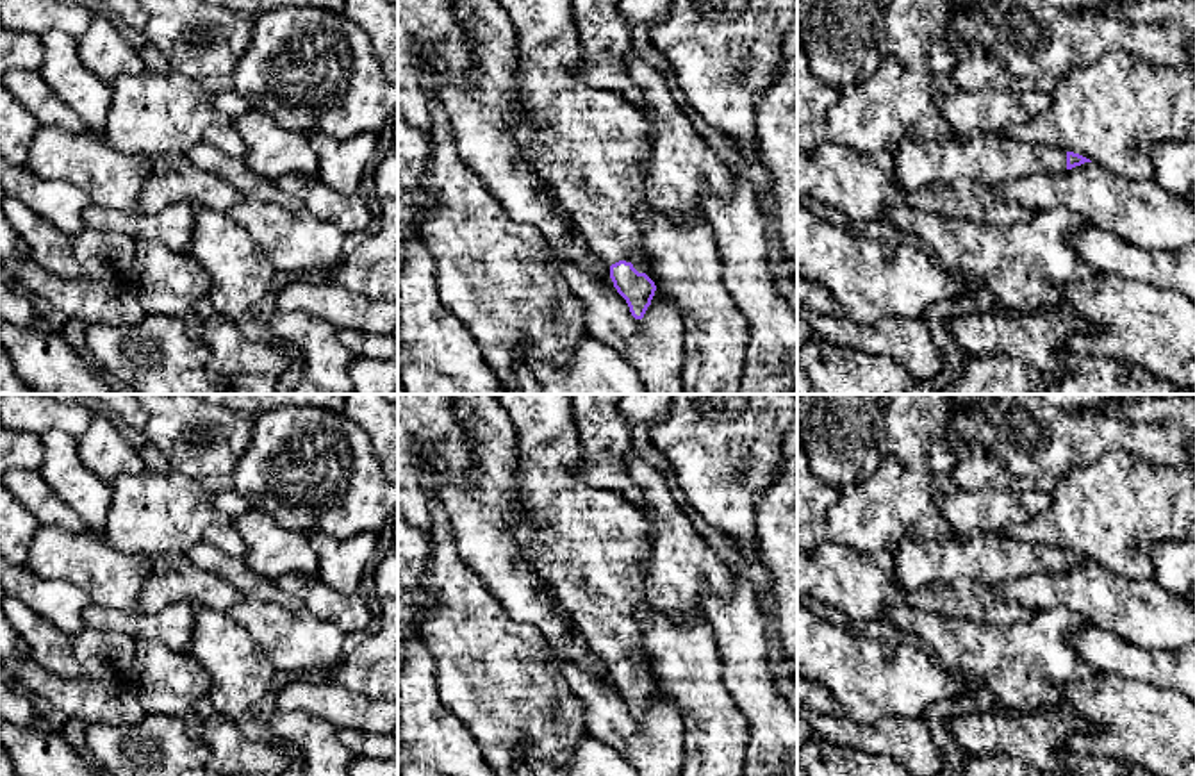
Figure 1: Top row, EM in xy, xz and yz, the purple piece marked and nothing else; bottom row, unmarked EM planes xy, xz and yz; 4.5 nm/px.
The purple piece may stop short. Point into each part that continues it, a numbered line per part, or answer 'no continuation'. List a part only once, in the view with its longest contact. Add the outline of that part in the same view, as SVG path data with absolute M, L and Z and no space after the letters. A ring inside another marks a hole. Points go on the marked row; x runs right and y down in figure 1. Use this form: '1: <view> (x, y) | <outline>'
1: xz (589, 145) | M498 0L515 29L519 50L519 123L512 127L514 141L533 159L535 169L556 193L562 209L581 232L589 250L608 266L647 259L644 227L635 211L644 203L644 161L651 146L651 125L633 103L614 91L585 84L574 68L581 59L578 32L573 23L571 0Z

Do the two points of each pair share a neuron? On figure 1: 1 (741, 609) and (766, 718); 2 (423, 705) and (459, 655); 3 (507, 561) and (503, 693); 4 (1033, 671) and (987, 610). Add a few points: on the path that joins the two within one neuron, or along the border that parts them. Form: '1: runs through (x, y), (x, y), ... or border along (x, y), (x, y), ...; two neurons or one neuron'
1: runs through (742, 635), (746, 666), (755, 691); one neuron
2: border along (423, 644), (434, 662), (437, 696), (461, 719); two neurons
3: border along (478, 577), (514, 619), (532, 623), (541, 632); two neurons
4: border along (1037, 610), (1008, 625), (956, 618); two neurons

